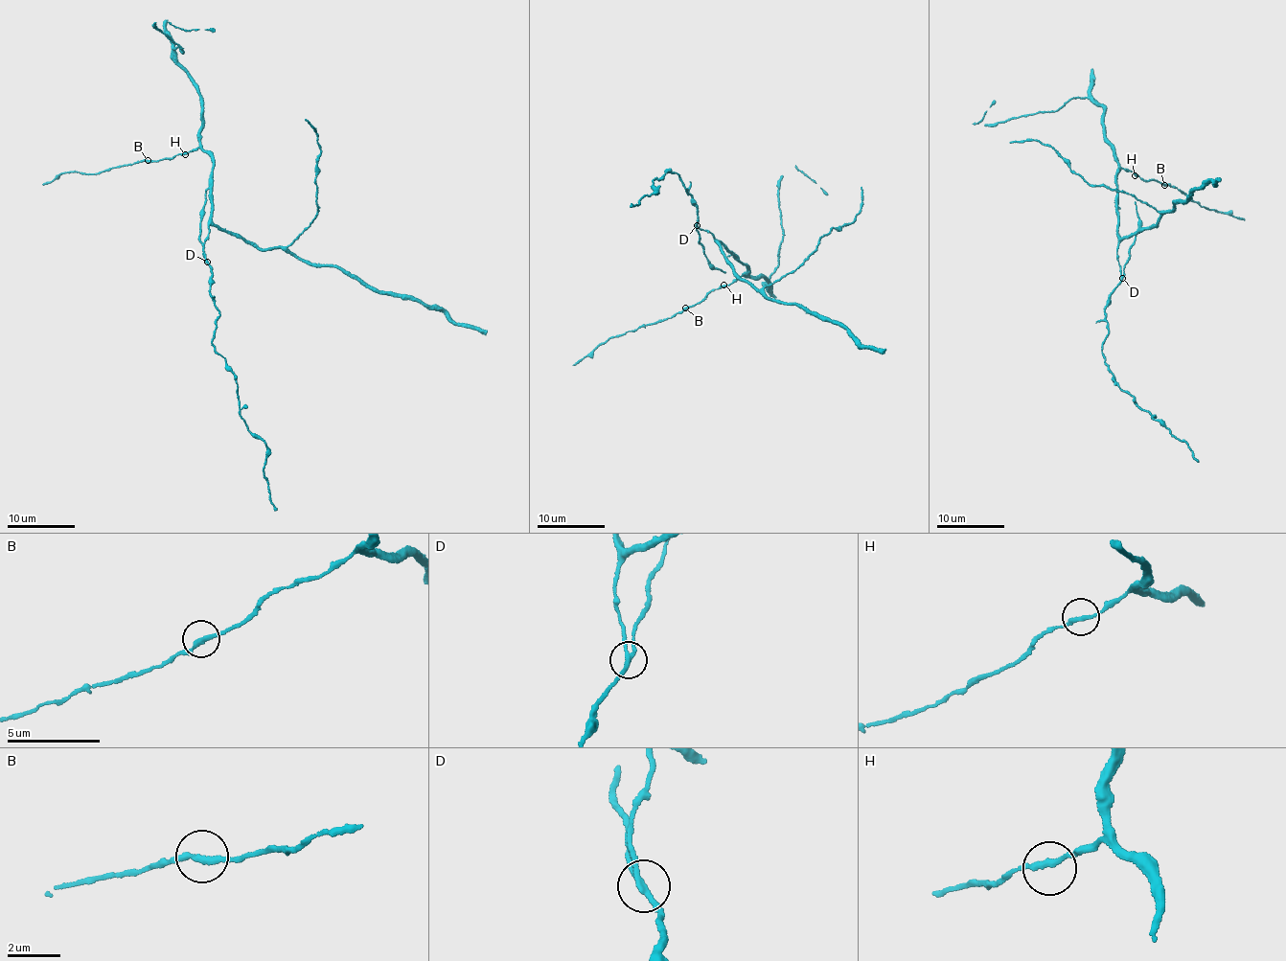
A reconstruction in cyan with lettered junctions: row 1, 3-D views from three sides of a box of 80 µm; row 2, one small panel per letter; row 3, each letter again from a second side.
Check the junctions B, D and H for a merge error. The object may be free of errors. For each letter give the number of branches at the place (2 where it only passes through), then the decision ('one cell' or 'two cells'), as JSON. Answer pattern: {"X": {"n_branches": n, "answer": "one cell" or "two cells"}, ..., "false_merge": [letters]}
{"B": {"n_branches": 2, "answer": "one cell"}, "D": {"n_branches": 2, "answer": "two cells"}, "H": {"n_branches": 2, "answer": "one cell"}, "false_merge": ["D"]}

